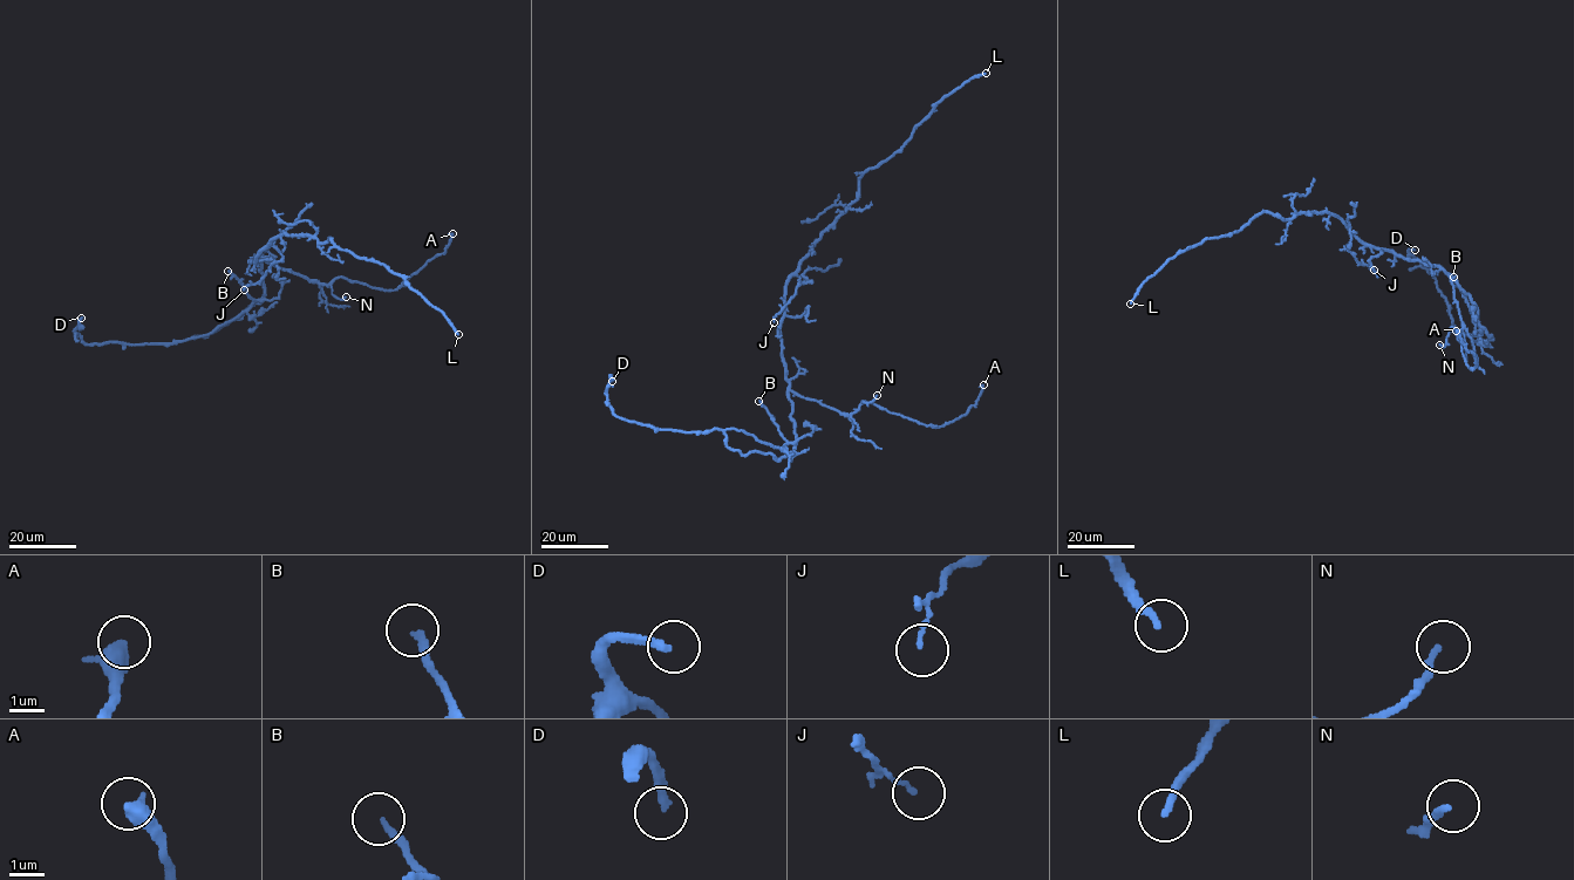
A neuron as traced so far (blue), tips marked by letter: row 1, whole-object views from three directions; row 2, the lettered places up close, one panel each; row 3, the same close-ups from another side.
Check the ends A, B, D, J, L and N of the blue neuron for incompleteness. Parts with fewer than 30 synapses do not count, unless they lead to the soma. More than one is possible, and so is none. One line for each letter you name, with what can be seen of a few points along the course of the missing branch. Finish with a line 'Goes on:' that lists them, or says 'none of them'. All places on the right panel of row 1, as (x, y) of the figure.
B: missing branch runs (1453, 277), (1436, 254)
D: missing branch runs (1415, 250), (1419, 244), (1435, 246), (1421, 249), (1402, 241), (1410, 233), (1422, 245)
L: missing branch runs (1130, 304), (1125, 325), (1132, 331), (1136, 322), (1128, 284), (1139, 259), (1151, 253), (1152, 260)
Goes on: B, D, L

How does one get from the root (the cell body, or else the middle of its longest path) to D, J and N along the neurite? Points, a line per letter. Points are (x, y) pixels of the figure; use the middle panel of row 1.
D: (782, 345), (796, 444), (777, 459), (729, 449), (721, 430), (682, 432), (621, 418), (606, 395), (612, 381)
J: (782, 345), (779, 327), (785, 286), (794, 275), (812, 281), (798, 285), (774, 322)
N: (782, 345), (785, 377), (797, 394), (849, 415), (857, 410), (860, 402), (870, 402), (877, 395)

